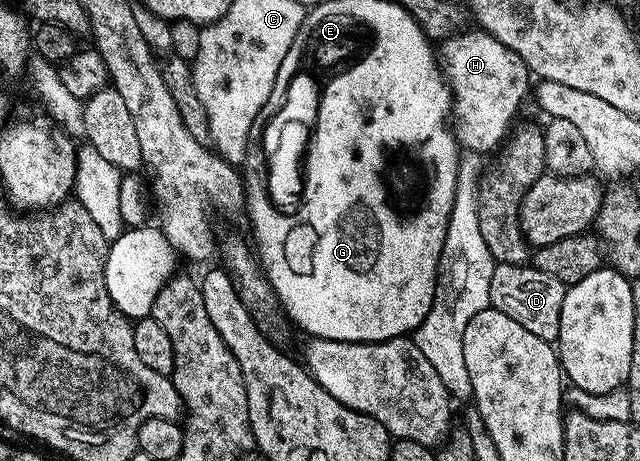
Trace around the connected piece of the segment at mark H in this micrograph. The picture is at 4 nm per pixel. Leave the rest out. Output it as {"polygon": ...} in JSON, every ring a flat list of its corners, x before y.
{"polygon":[[470,30,441,40,440,66,450,85,452,130,459,144,466,151,475,151,477,155,486,157,507,138,518,106,525,101,526,95,528,99,532,72,516,52,508,49,508,45,496,41,496,37,487,31]]}

